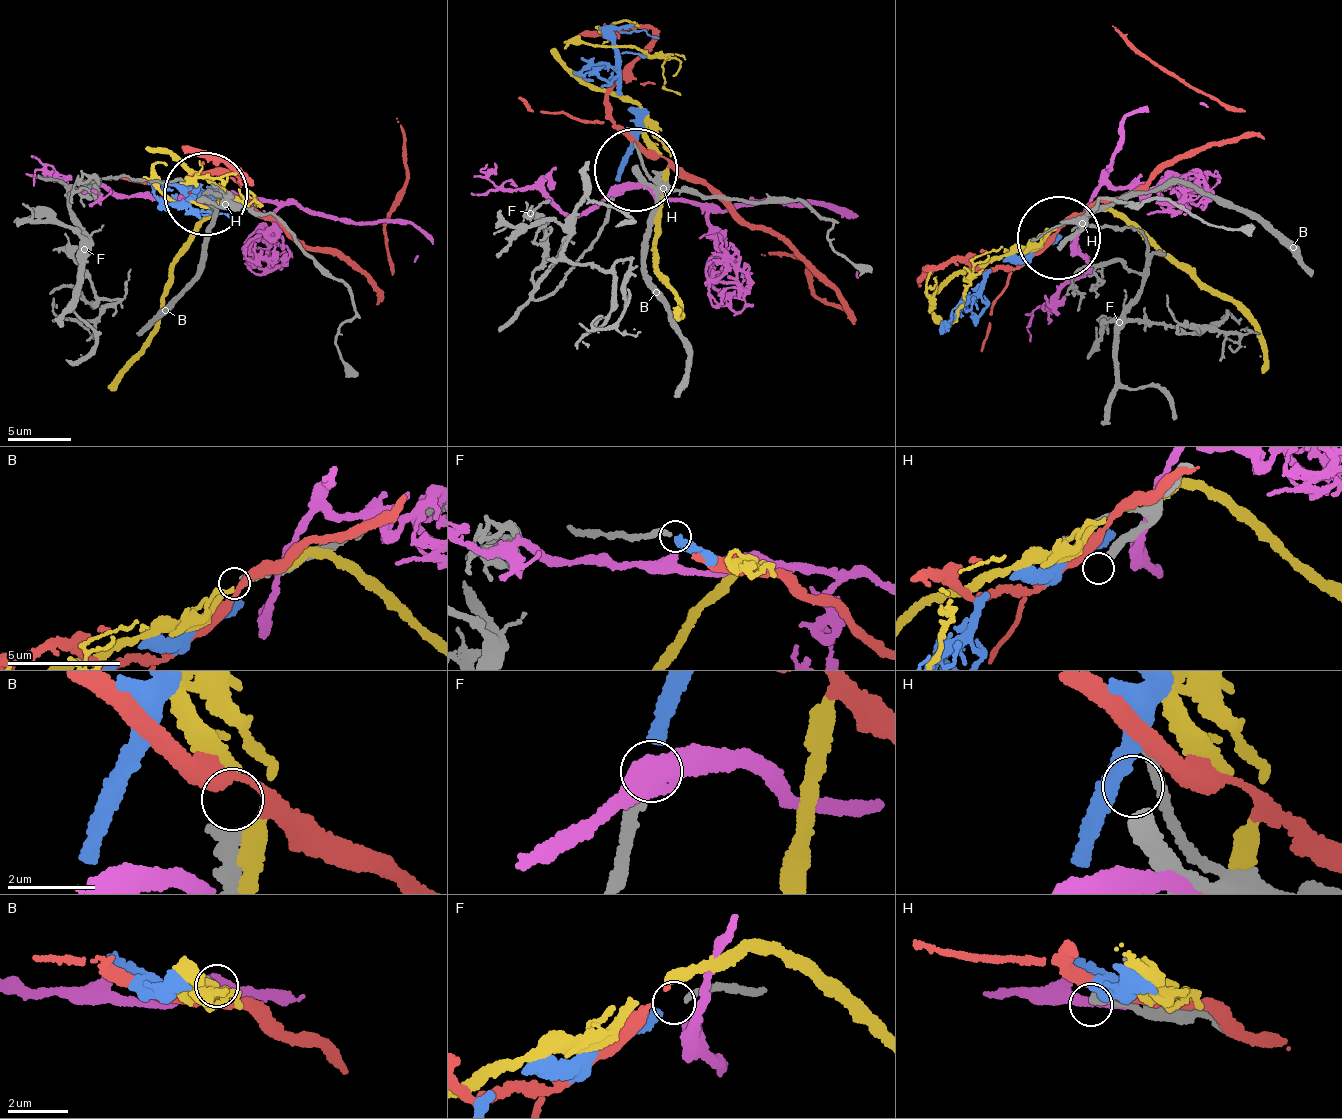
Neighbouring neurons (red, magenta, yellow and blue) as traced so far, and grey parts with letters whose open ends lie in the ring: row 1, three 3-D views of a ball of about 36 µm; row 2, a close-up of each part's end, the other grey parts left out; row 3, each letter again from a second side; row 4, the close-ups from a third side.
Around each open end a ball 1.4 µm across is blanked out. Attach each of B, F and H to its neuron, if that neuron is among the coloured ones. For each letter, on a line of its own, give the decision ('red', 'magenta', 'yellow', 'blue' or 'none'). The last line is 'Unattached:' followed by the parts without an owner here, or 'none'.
B: none
F: none
H: none
Unattached: B, F, H

